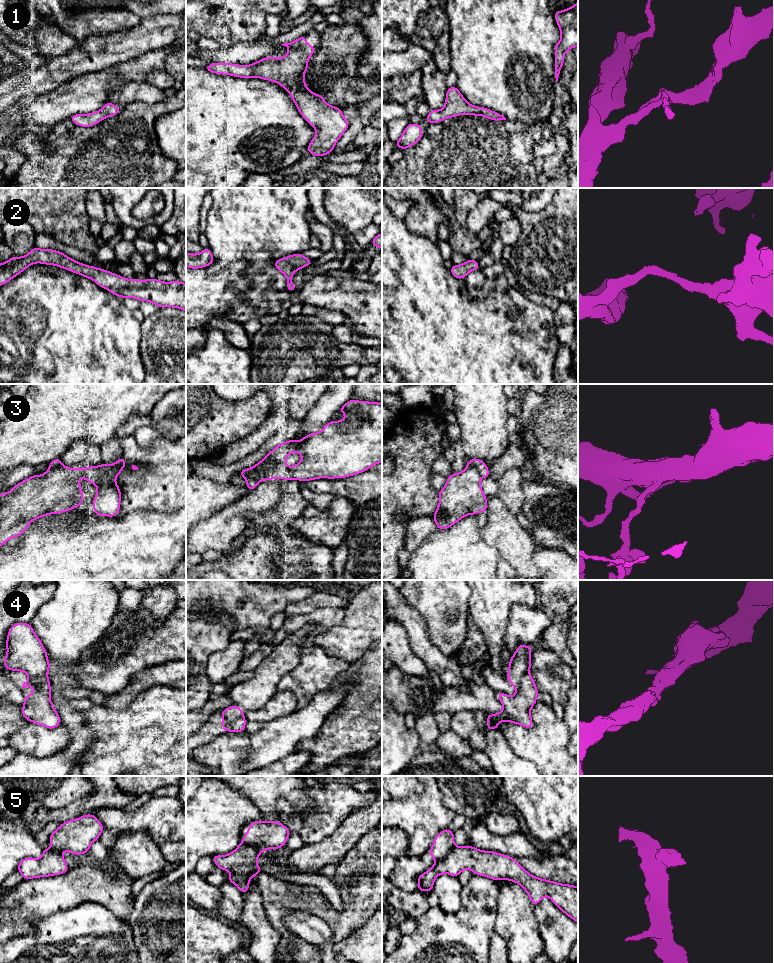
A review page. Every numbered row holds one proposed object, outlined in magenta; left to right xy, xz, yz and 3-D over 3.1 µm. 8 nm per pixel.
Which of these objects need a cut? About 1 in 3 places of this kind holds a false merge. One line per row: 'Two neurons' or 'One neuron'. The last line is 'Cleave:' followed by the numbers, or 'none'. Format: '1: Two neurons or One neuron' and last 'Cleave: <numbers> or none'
1: One neuron
2: One neuron
3: Two neurons
4: Two neurons
5: Two neurons
Cleave: 3, 4, 5

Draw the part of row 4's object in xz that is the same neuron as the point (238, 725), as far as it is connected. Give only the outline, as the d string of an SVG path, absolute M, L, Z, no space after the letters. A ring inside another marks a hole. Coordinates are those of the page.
M222 715L221 727L224 731L228 732L245 732L246 723L247 721L244 717L234 721L230 721Z

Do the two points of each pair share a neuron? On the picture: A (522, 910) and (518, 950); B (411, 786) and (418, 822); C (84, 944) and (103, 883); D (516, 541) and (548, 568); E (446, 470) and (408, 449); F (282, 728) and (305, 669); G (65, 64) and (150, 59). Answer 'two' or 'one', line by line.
A: one
B: two
C: two
D: two
E: two
F: two
G: two

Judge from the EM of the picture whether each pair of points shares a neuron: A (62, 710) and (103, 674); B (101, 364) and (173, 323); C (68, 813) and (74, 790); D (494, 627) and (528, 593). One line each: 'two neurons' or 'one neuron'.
A: two neurons
B: two neurons
C: two neurons
D: one neuron

